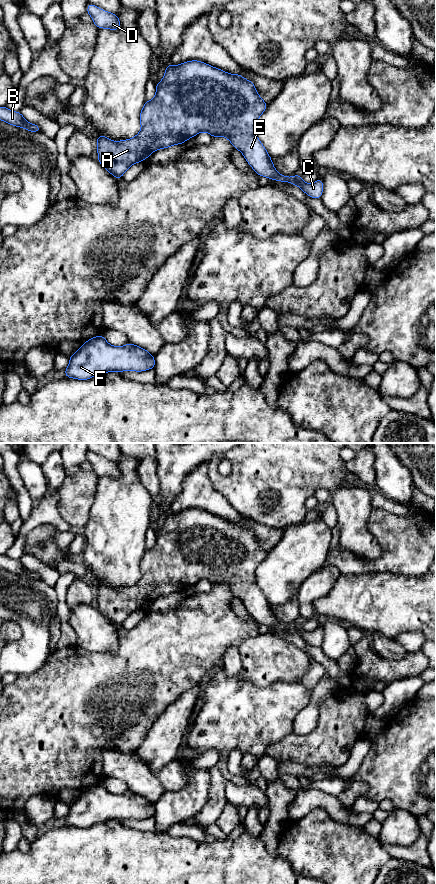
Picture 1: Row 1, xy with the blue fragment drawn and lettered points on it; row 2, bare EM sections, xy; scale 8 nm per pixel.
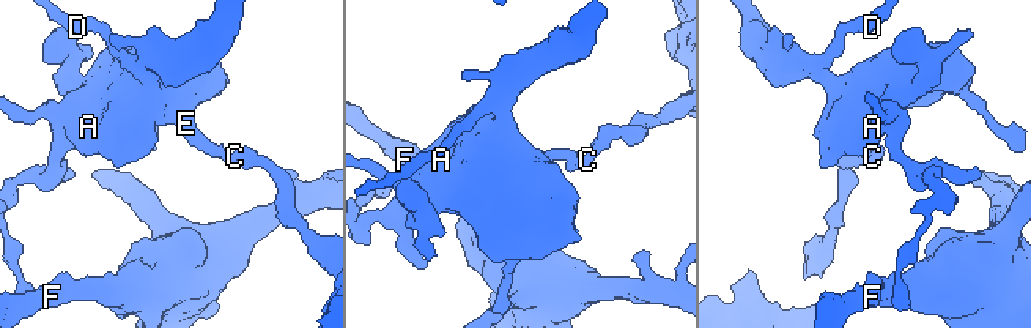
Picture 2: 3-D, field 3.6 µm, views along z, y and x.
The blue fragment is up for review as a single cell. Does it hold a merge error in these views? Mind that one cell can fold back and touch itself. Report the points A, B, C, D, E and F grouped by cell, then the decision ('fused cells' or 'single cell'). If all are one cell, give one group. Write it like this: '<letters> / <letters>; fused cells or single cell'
A B D E F / C; fused cells

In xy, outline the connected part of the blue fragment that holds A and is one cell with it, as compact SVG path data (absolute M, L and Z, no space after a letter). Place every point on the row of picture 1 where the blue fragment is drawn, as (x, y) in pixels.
M192 60L179 65L169 64L165 69L164 78L156 84L156 94L150 101L146 101L141 110L139 119L141 131L132 139L112 141L104 135L97 140L97 152L99 163L118 180L133 164L146 160L156 150L168 148L173 145L183 144L186 140L196 136L200 132L207 132L212 137L226 137L245 157L255 173L269 179L294 184L293 177L279 174L264 148L256 136L256 122L266 110L264 102L256 91L252 81L246 80L239 74L229 74L201 61Z

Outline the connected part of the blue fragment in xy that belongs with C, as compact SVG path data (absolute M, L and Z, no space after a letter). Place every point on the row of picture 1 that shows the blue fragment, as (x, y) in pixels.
M300 173L293 176L294 185L298 186L303 192L309 195L312 198L320 199L322 192L323 192L323 182L322 179L318 179L317 181L313 182L312 184L305 183L301 177Z

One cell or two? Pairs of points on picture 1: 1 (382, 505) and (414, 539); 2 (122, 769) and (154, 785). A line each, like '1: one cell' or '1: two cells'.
1: two cells
2: one cell

